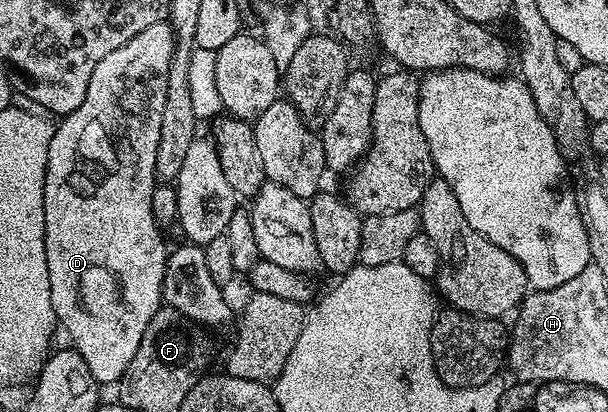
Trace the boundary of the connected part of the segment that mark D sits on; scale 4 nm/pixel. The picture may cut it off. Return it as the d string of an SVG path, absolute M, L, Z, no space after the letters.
M161 22L154 26L146 26L142 34L134 34L126 46L118 46L118 50L110 50L98 66L94 66L94 74L90 74L90 86L86 86L86 98L82 98L82 106L70 115L63 117L55 125L50 138L50 150L46 158L46 182L44 183L44 217L46 218L46 270L50 274L50 302L54 306L57 325L69 336L71 347L82 354L86 366L90 366L90 374L94 374L96 383L101 386L115 385L122 378L126 366L130 366L130 358L138 350L138 342L142 342L142 334L146 334L146 326L150 326L150 318L162 307L162 278L166 270L166 262L170 251L164 245L161 229L154 222L154 210L150 210L152 191L158 183L156 175L156 158L158 156L158 138L162 135L162 106L166 106L166 78L170 74L170 62L174 54L176 35L172 32L171 23Z

